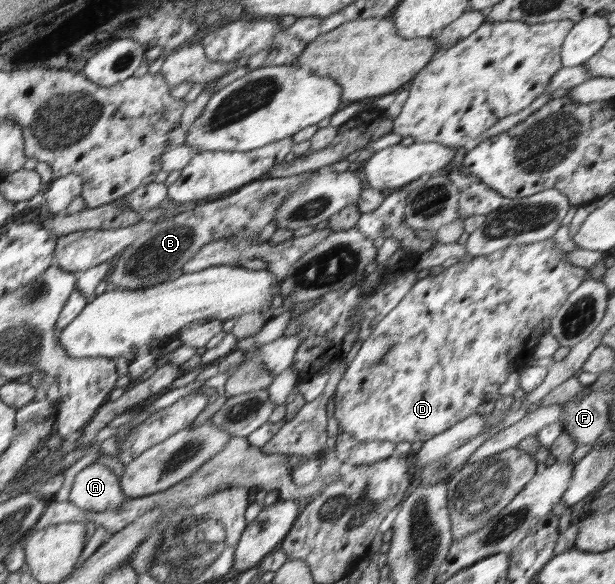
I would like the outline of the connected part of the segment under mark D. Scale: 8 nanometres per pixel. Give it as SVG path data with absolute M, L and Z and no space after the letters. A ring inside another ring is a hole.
M545 239L545 241L537 241L528 245L513 243L506 249L494 252L494 254L477 256L470 263L459 262L452 265L452 267L444 269L440 275L419 279L409 293L405 295L403 301L398 303L397 307L394 307L384 319L377 323L373 333L362 342L354 360L342 374L333 395L334 405L336 406L334 419L338 421L339 433L348 432L354 437L354 440L362 442L374 440L391 441L396 444L400 441L425 442L432 439L434 435L450 429L458 421L472 415L478 409L478 405L496 400L498 389L508 379L508 375L514 373L514 371L521 372L528 367L528 362L533 359L532 353L534 353L536 345L540 343L540 338L550 329L552 318L564 305L570 293L584 281L586 269L574 266L566 260L566 255L568 253L555 248L554 239Z

